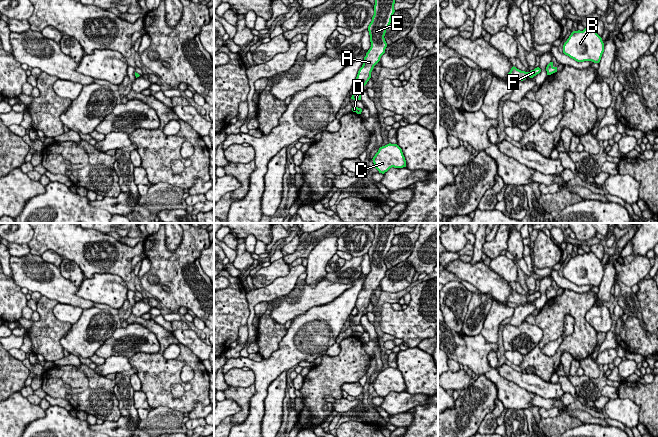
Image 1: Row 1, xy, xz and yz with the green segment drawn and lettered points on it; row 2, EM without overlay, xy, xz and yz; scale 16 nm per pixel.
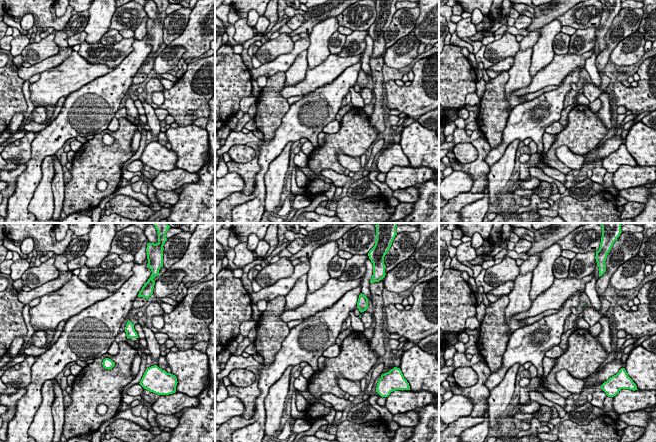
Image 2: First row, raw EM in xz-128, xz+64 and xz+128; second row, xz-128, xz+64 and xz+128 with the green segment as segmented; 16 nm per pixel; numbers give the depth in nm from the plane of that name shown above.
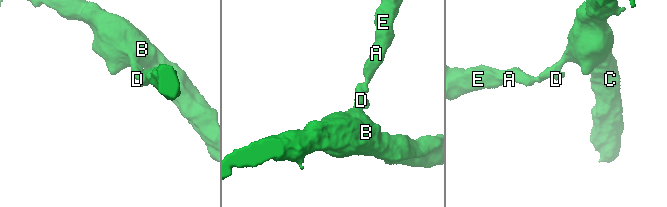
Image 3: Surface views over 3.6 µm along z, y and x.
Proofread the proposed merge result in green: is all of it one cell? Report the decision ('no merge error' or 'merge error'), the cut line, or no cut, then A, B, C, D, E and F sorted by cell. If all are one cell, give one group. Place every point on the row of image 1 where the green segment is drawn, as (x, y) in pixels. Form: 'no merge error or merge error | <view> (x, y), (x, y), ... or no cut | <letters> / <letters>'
no merge error | no cut | A B C D E F

